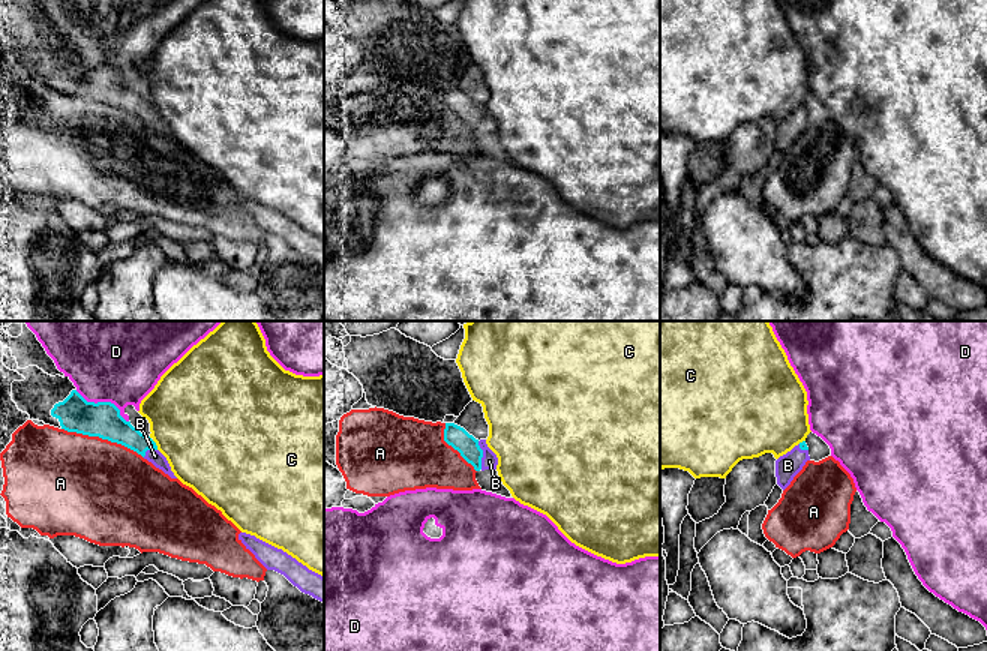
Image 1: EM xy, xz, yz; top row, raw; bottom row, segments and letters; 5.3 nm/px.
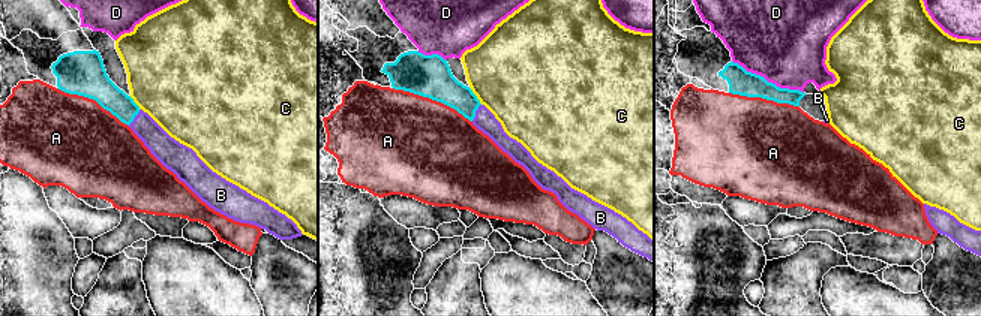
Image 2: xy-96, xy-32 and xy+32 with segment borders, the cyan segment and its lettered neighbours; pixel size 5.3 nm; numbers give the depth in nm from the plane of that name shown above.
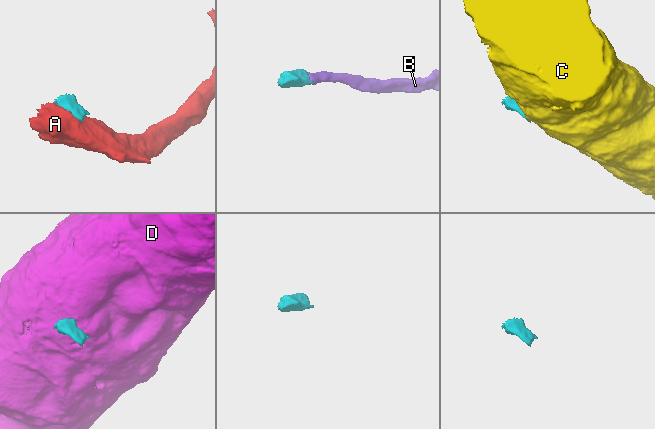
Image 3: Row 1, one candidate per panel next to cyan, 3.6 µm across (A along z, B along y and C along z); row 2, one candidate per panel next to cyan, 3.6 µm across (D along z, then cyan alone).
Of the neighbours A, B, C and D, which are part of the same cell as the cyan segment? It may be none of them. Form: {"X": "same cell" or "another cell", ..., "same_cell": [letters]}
{"A": "another cell", "B": "same cell", "C": "another cell", "D": "another cell", "same_cell": ["B"]}

